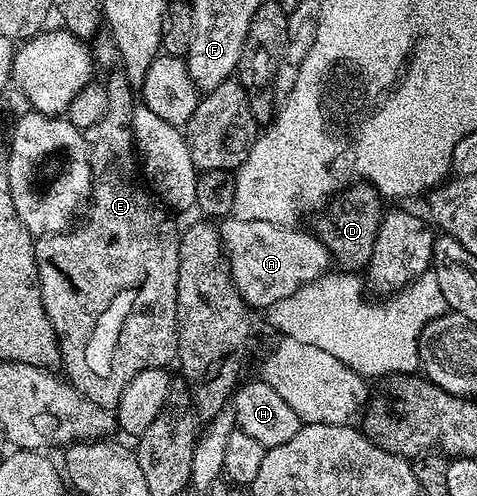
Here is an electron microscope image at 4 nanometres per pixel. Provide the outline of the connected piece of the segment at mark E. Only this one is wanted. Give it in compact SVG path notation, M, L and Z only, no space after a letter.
M116 69L103 78L107 92L107 112L103 112L103 120L83 131L93 173L92 199L83 218L85 223L59 234L38 237L33 244L43 308L59 340L64 377L84 398L91 400L91 404L99 404L108 410L119 404L123 388L127 388L139 372L168 367L168 362L176 359L177 277L181 243L179 226L154 201L139 177L139 155L133 144L135 88L127 80L124 69Z

